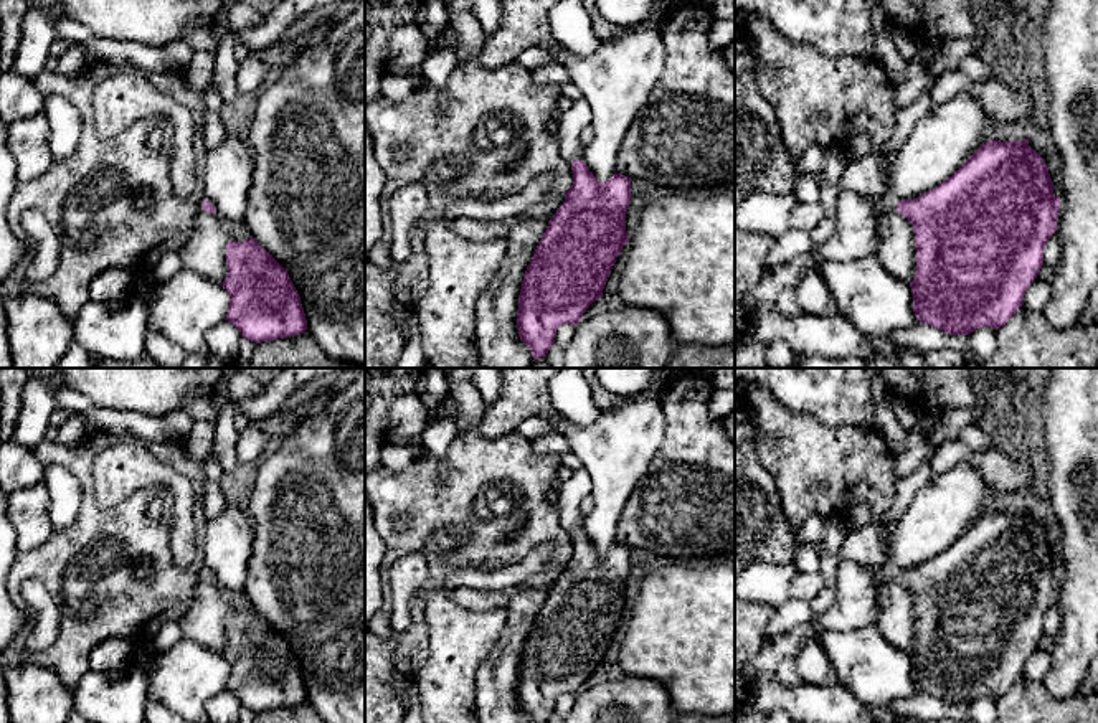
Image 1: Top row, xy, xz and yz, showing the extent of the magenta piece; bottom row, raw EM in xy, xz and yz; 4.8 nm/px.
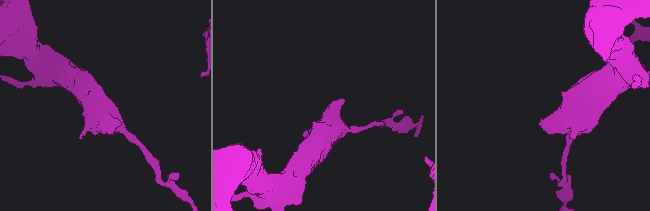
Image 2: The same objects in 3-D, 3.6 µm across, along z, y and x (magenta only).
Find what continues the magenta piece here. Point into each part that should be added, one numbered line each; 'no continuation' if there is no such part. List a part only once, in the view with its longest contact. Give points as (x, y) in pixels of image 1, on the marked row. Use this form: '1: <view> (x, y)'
1: yz (857, 218)

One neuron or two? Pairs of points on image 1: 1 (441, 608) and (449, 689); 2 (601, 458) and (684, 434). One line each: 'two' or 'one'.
1: one
2: two

